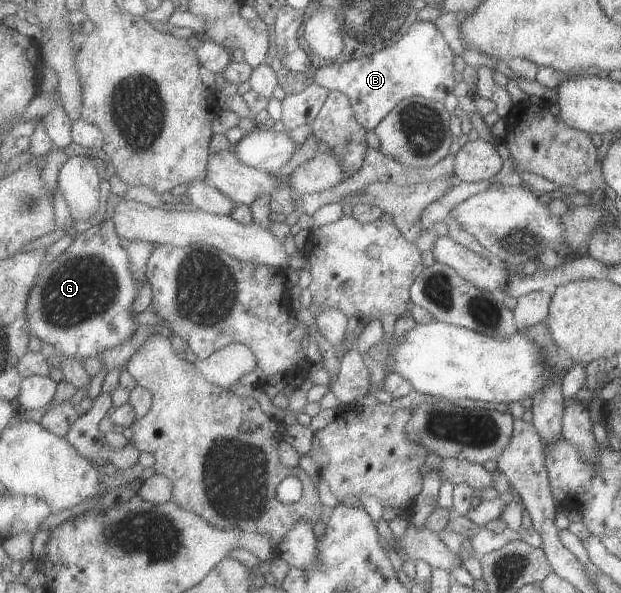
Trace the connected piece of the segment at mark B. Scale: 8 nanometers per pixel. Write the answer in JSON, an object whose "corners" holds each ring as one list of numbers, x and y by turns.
{"corners":[[415,19,412,23,412,26,409,27,406,34,402,35,402,39,400,39,399,43,396,43,393,47,384,49,383,51,377,52,376,54,358,59,353,60,350,62,346,62,344,64,334,64,330,65,330,67,324,67,324,69,320,69,318,71,318,75,316,75,315,82,319,84,321,87,328,89,330,92,334,93,336,90,338,92,343,92,350,97,354,112,357,114,358,121,361,122,361,125,364,125,368,130,375,130,382,124,382,121,386,120,386,117,390,116,390,113,394,112,394,109,397,108,399,104,406,98,410,98,413,96,419,96,425,98,426,100,433,100,434,102,442,102,444,103,445,98,448,95,452,94,452,89,454,89,454,63,453,59,455,54,452,53,452,49,448,47,448,43,444,41,444,37,440,35,440,31,434,27,435,23,430,23,430,21,424,20,420,21]]}

